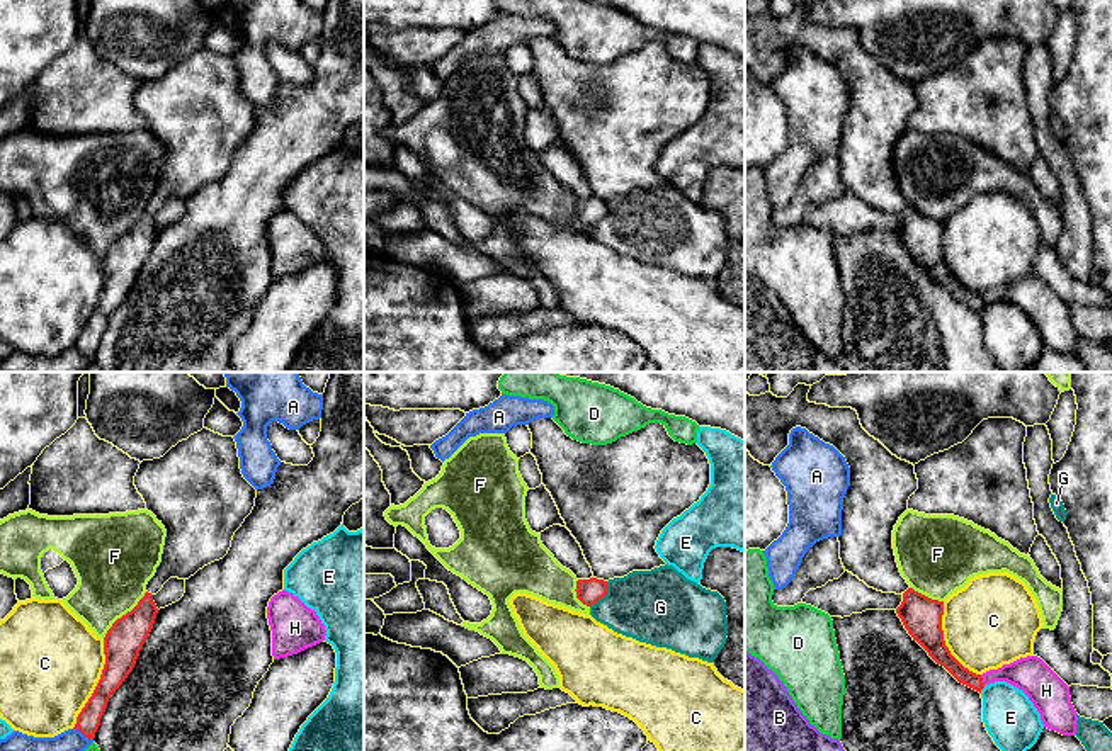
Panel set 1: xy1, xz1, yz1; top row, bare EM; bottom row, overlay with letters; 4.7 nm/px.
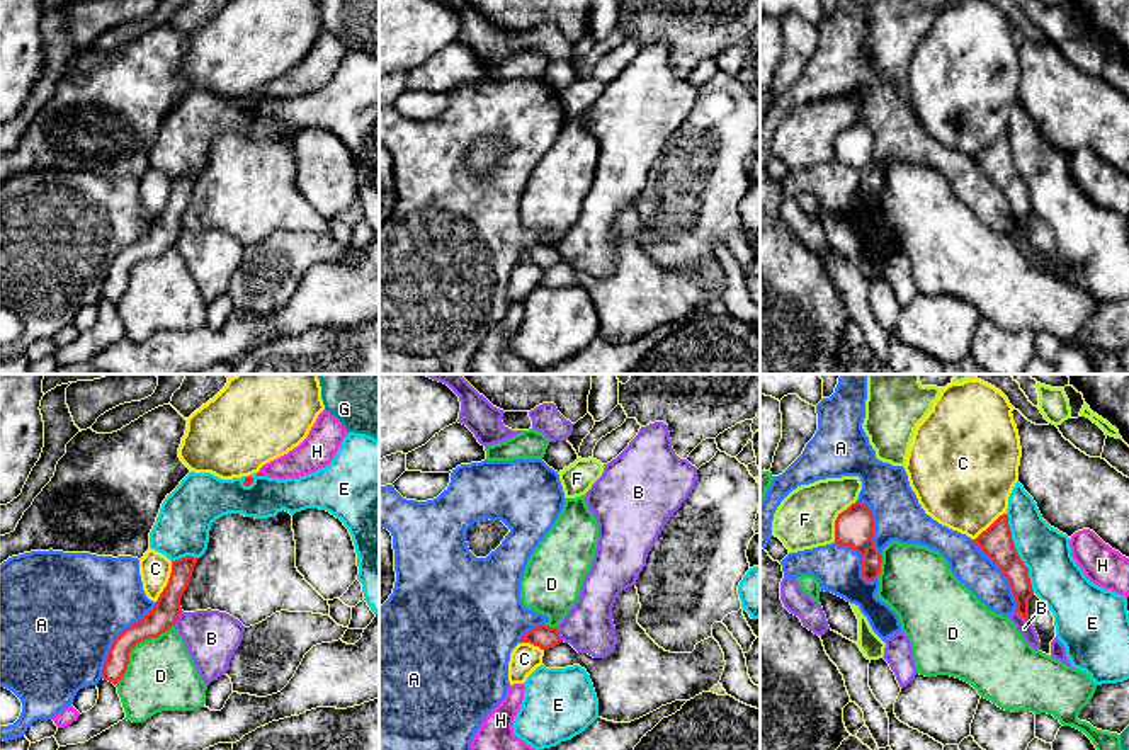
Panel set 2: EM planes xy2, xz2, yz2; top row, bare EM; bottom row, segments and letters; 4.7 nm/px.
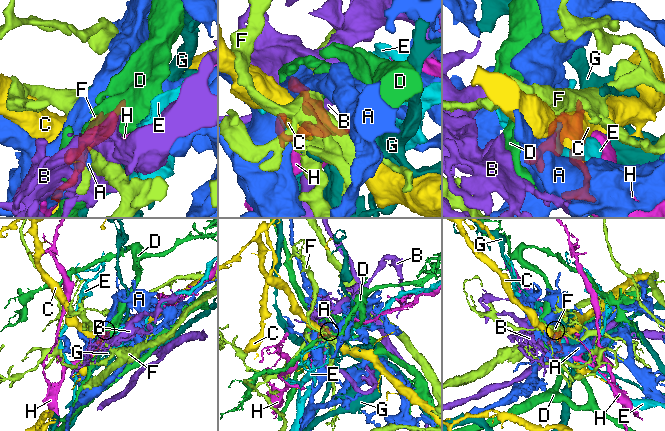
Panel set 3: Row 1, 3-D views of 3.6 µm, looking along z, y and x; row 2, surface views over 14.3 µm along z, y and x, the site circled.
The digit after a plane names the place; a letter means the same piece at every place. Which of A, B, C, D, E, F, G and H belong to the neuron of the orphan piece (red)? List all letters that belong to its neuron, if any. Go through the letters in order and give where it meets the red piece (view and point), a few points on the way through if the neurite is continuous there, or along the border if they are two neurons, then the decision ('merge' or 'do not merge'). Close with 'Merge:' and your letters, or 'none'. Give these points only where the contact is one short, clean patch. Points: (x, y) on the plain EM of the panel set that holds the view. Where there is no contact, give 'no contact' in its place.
A: xy2 (116, 257) | do not merge
B: xy2 (177, 237) | along xy2 (182, 230), (174, 244) | do not merge
C: xy1 (97, 303) | do not merge
D: xy2 (135, 264) | do not merge
E: yz2 (1017, 172) | do not merge
F: xy1 (123, 235) | do not merge
G: xz1 (604, 214) | along xz1 (607, 201), (607, 211), (590, 226) | do not merge
H: yz1 (981, 299) | along yz1 (980, 294), (985, 303) | do not merge
Merge: none

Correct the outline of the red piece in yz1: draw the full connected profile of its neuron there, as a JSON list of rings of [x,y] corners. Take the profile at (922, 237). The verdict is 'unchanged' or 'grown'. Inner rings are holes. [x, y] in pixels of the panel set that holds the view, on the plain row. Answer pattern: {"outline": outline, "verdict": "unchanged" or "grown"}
{"outline": [[[797,3],[787,17],[770,10],[750,15],[745,10],[745,68],[763,85],[789,65],[789,53],[801,46],[833,65],[850,87],[843,117],[840,178],[845,190],[869,207],[903,216],[896,228],[908,253],[959,302],[981,313],[981,294],[964,287],[944,260],[944,221],[915,211],[901,195],[893,150],[918,109],[915,85],[893,75],[860,44],[852,27],[830,27],[808,20],[811,5]]], "verdict": "grown"}

